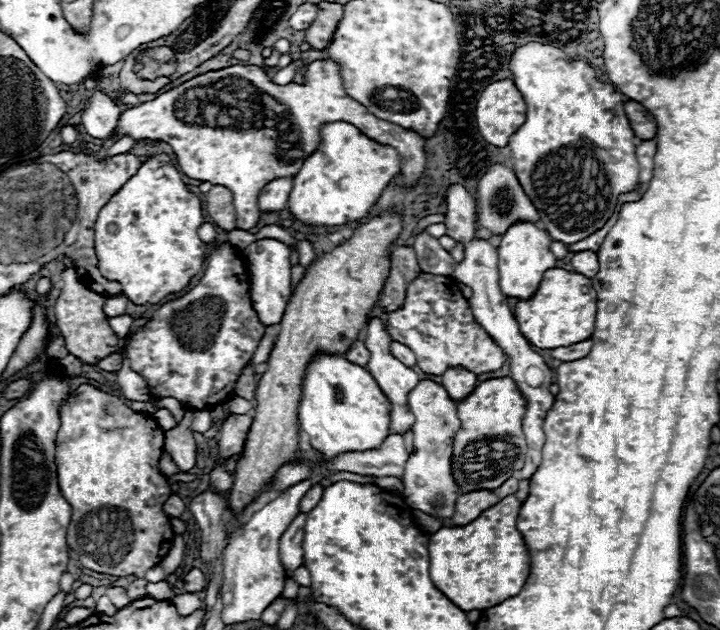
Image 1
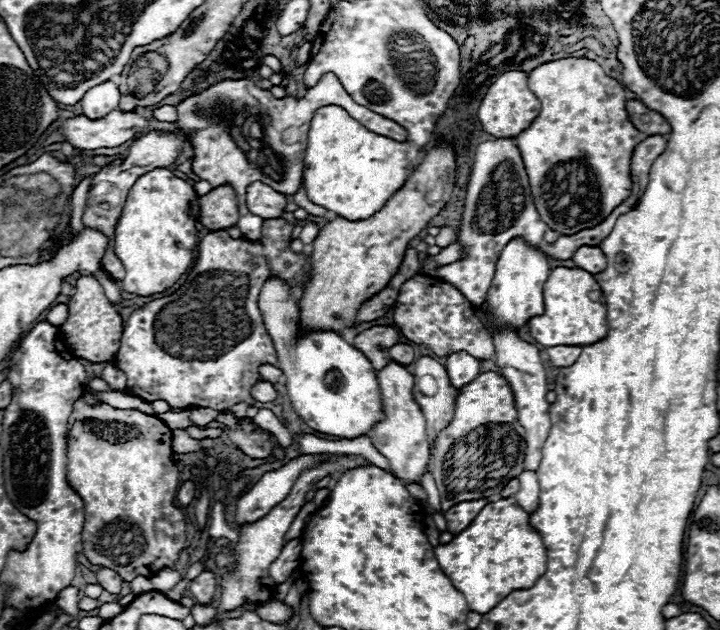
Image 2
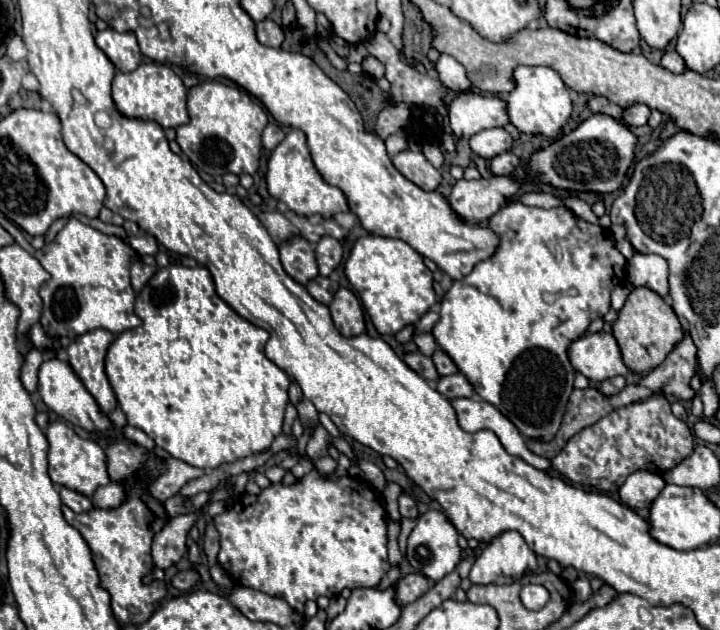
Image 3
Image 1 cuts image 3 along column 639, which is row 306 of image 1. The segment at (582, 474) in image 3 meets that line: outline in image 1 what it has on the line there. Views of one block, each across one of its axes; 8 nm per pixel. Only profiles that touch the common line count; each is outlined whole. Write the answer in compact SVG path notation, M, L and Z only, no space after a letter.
M420 272L406 290L406 300L400 310L390 312L386 328L392 340L408 346L416 354L416 366L430 376L440 376L446 368L466 368L476 376L496 372L504 366L506 354L476 322L468 298L462 296L458 282L450 276L434 276Z

